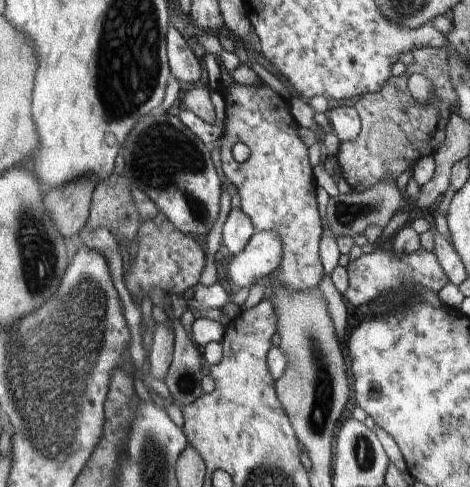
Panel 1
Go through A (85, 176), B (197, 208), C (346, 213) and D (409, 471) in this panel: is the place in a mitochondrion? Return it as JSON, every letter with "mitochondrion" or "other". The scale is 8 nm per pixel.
{"A":"other","B":"mitochondrion","C":"mitochondrion","D":"other"}

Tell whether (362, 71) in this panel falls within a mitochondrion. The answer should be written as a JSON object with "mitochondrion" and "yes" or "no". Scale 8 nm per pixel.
{"mitochondrion":"no"}

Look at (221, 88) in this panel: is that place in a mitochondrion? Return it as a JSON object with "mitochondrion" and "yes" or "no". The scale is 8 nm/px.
{"mitochondrion":"no"}

